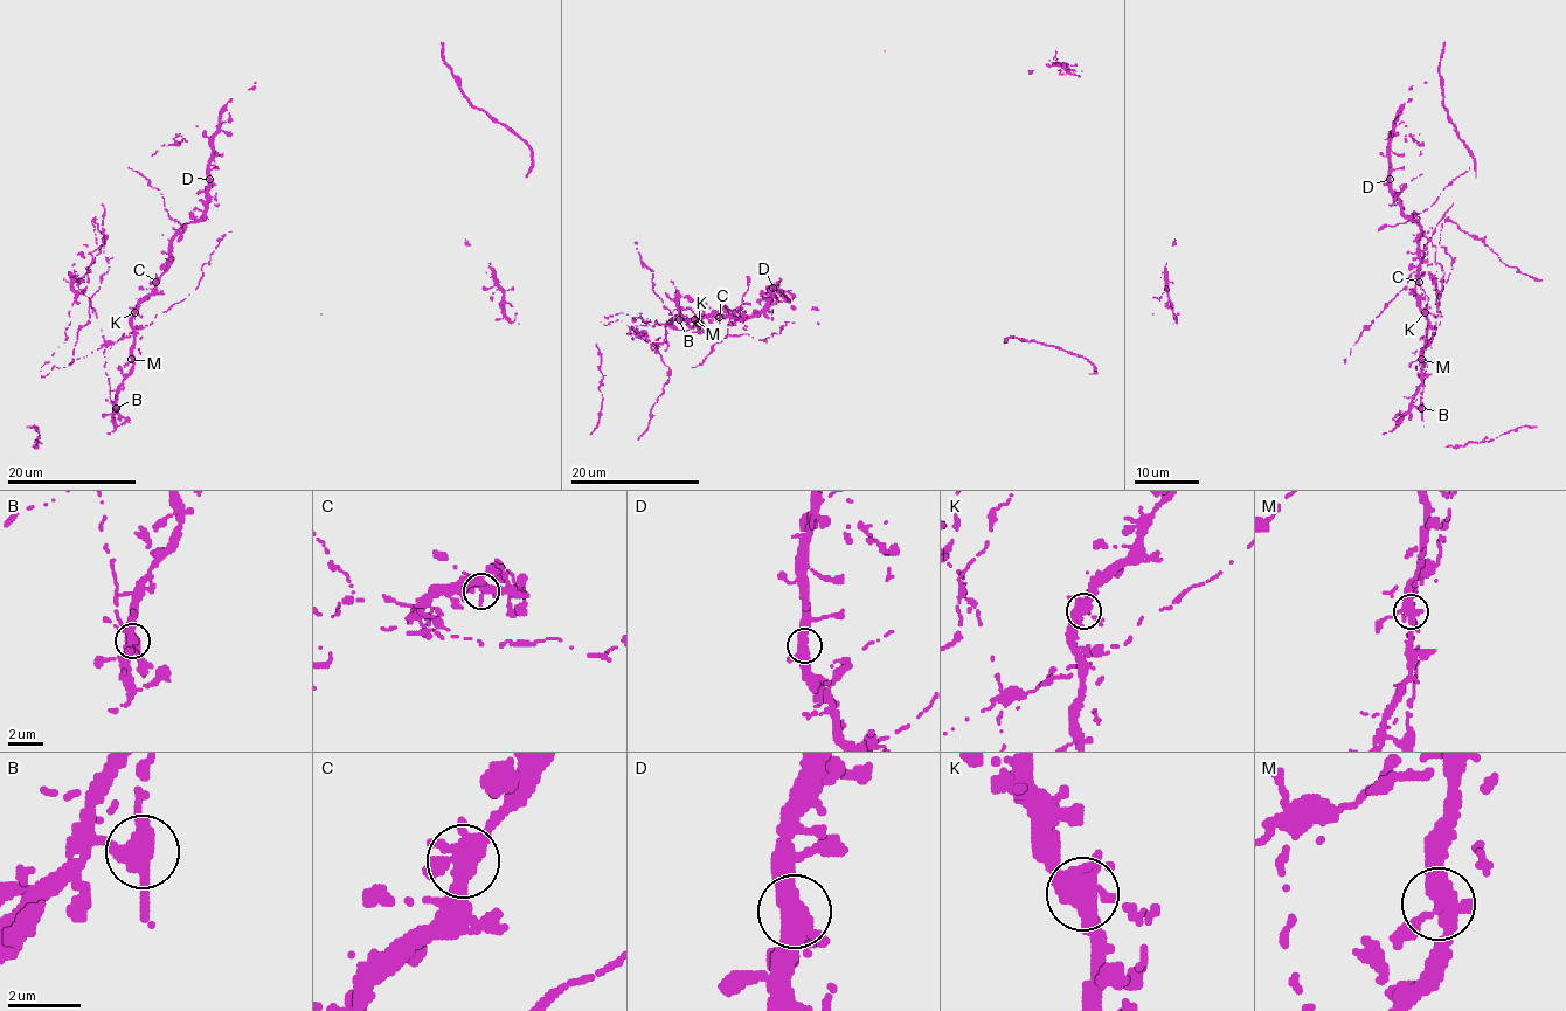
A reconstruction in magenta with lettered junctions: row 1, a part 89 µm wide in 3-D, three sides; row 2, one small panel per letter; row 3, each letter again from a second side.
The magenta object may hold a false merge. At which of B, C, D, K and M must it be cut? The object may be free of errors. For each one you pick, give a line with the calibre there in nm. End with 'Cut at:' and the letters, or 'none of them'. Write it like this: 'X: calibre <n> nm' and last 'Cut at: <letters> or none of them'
B: calibre 440 nm
Cut at: B

